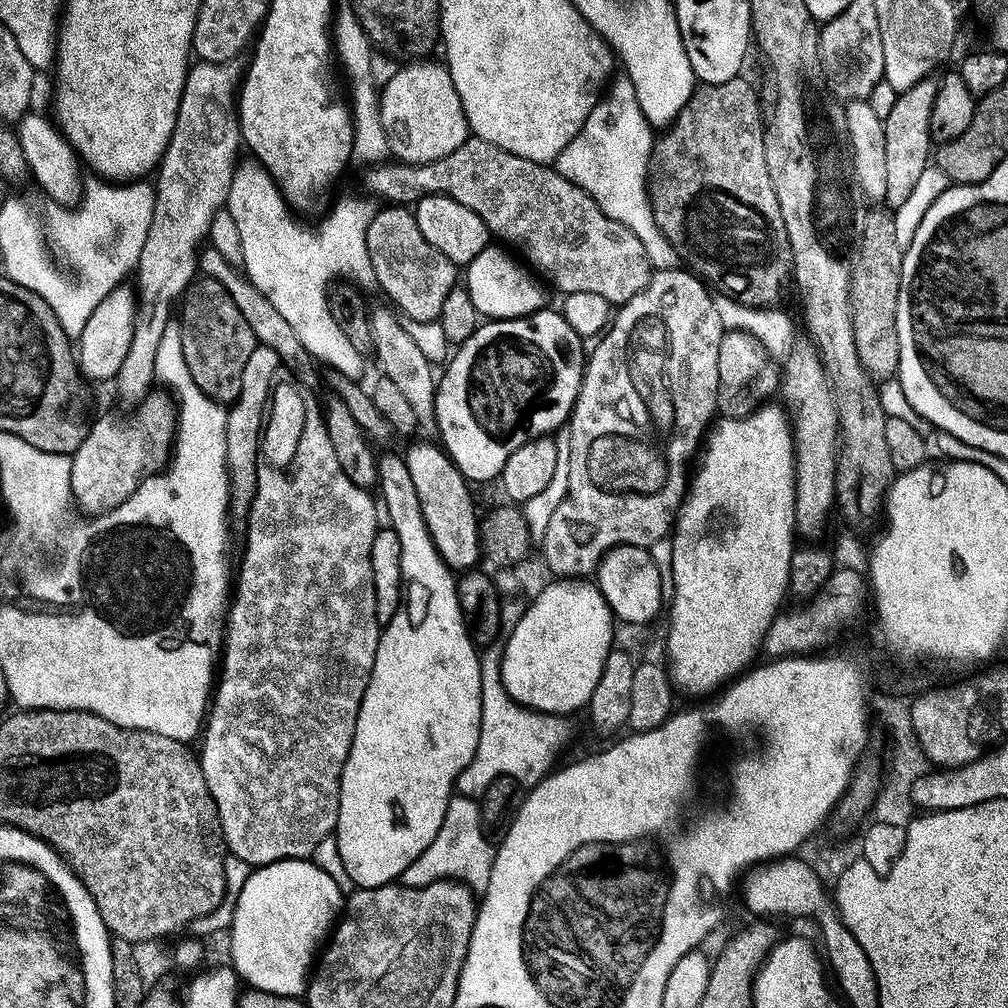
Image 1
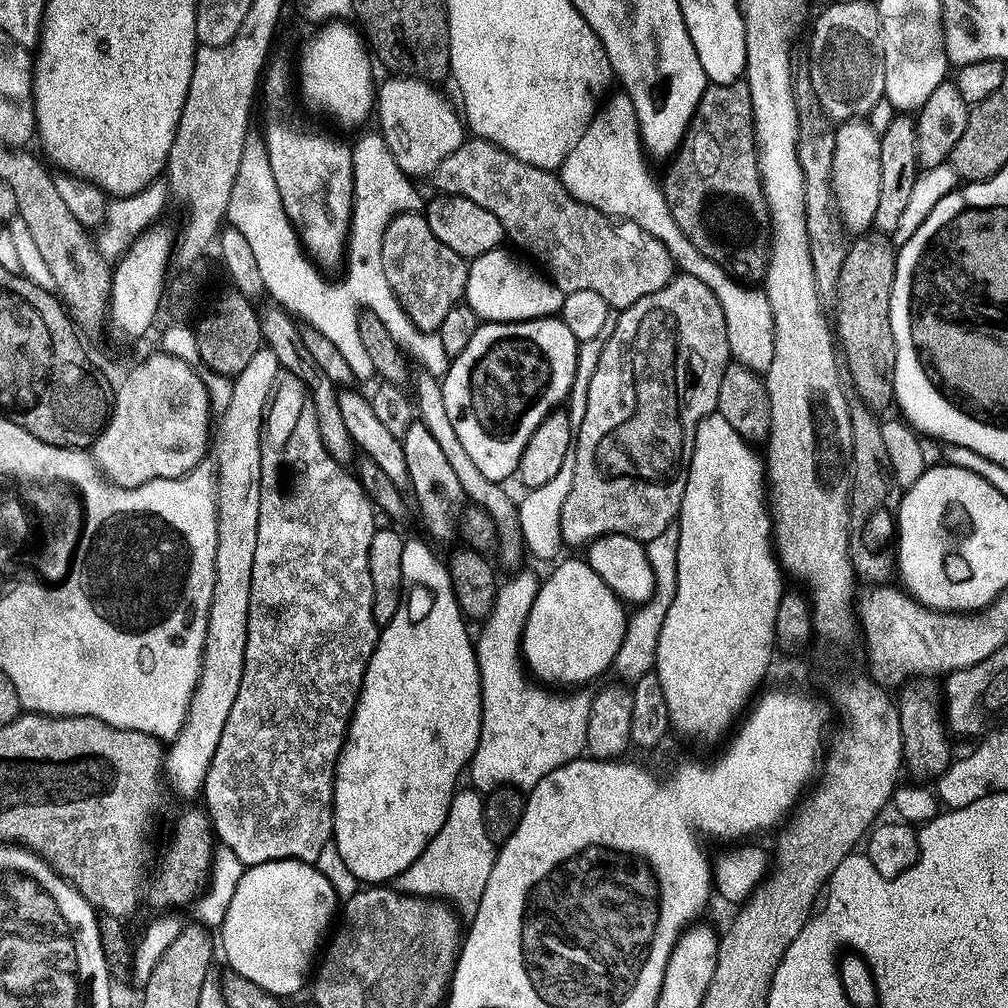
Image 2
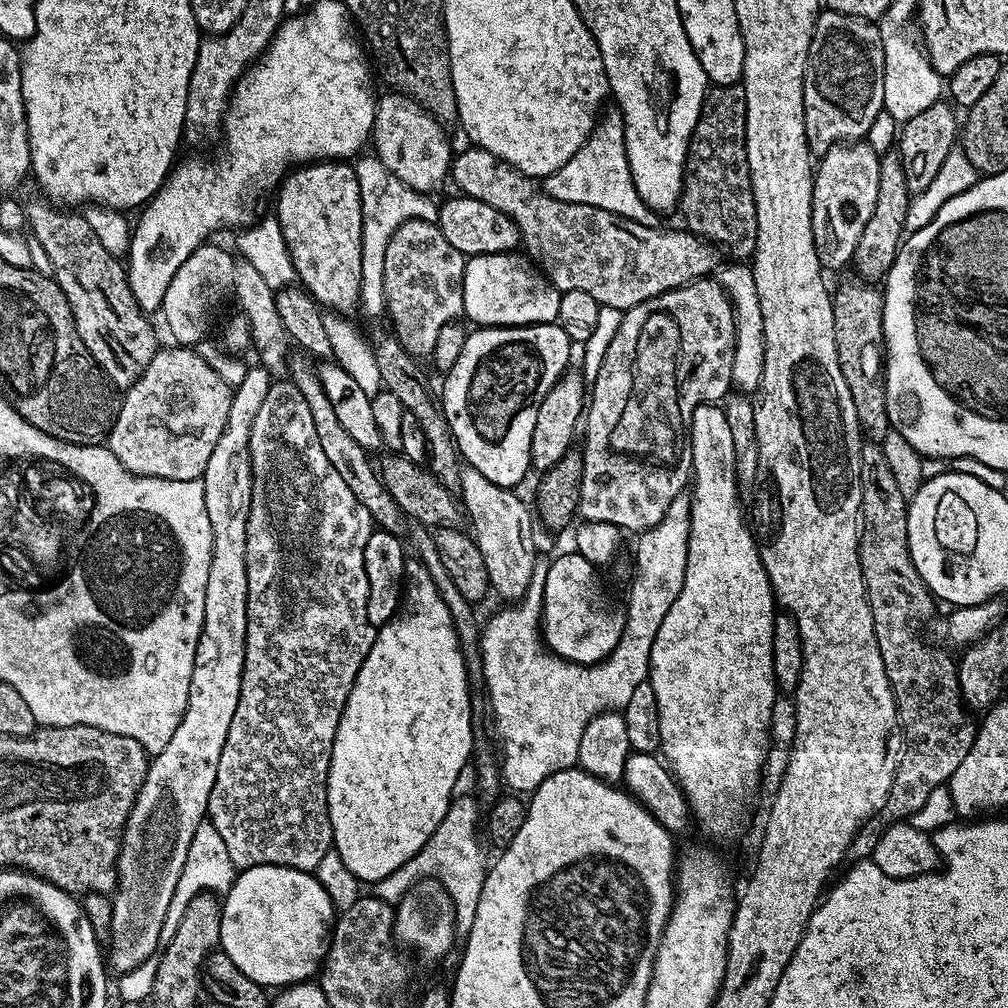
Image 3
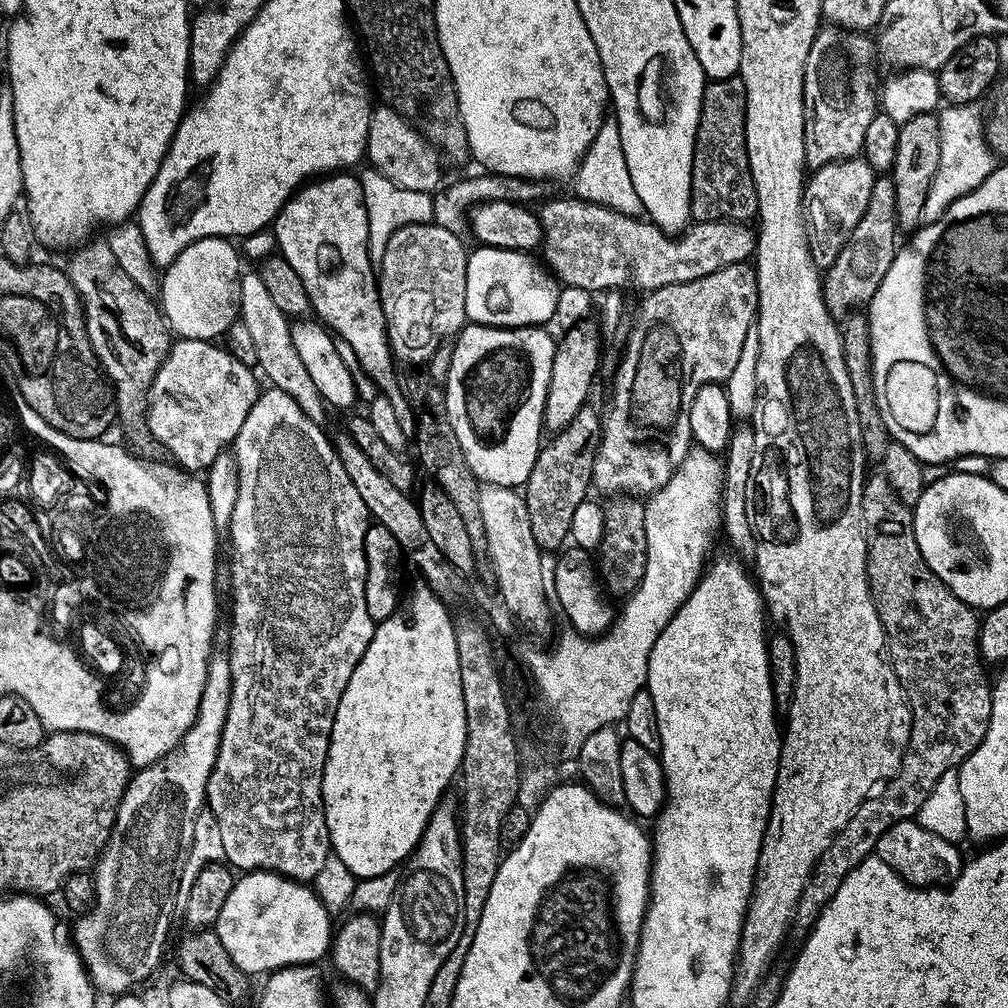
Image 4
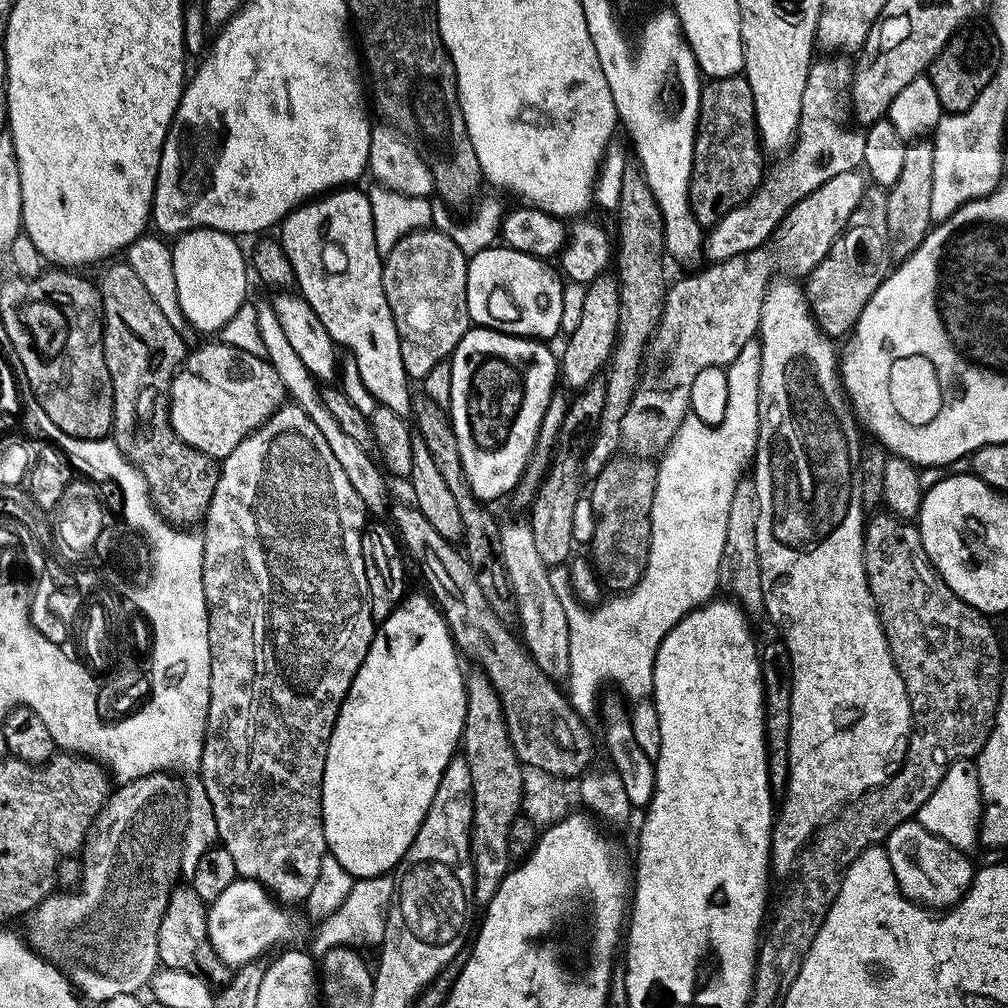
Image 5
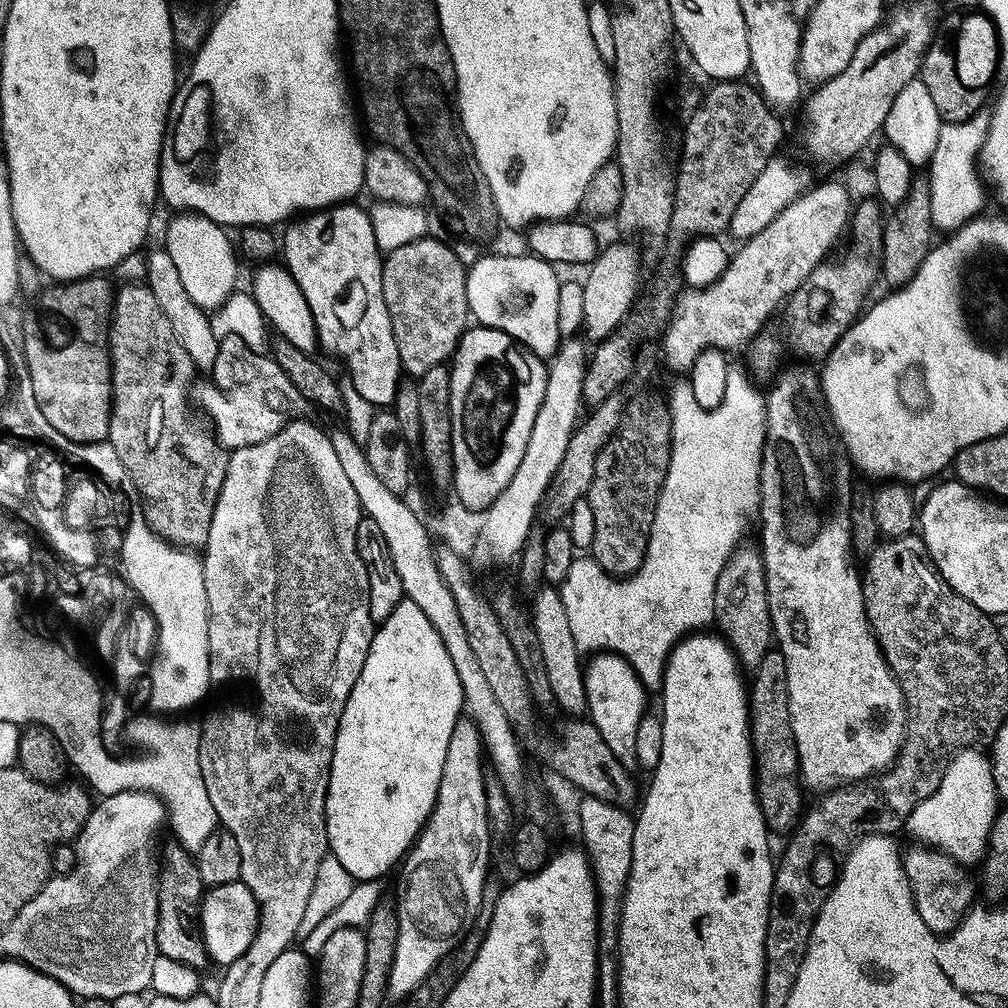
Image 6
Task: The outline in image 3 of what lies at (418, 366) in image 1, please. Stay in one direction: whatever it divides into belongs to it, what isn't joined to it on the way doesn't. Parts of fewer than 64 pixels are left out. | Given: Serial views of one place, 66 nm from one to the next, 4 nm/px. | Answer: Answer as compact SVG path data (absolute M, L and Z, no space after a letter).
M461 467L459 493L468 503L468 512L476 526L474 539L482 550L482 558L488 567L488 583L504 599L504 602L520 602L532 584L536 572L538 553L534 546L533 511L527 508L511 488L503 488L490 478L478 474L478 470Z

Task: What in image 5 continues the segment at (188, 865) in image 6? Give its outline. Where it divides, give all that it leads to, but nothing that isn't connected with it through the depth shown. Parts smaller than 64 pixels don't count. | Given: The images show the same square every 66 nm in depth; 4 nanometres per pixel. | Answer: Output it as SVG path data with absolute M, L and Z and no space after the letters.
M191 886L173 887L166 914L162 914L162 926L158 926L158 958L164 968L194 974L194 978L202 978L210 986L223 986L234 974L222 958L218 958L218 950L210 942L208 933L208 909Z

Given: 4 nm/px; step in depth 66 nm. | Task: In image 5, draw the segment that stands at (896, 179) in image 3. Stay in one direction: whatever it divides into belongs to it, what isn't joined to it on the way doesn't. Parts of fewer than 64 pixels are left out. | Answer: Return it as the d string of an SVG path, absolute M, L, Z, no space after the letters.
M865 187L862 202L858 202L854 214L850 214L844 233L833 242L829 253L806 277L803 289L808 298L808 309L816 317L818 327L830 338L844 338L851 333L874 290L882 286L894 267L890 234L886 230L887 201L888 189Z

